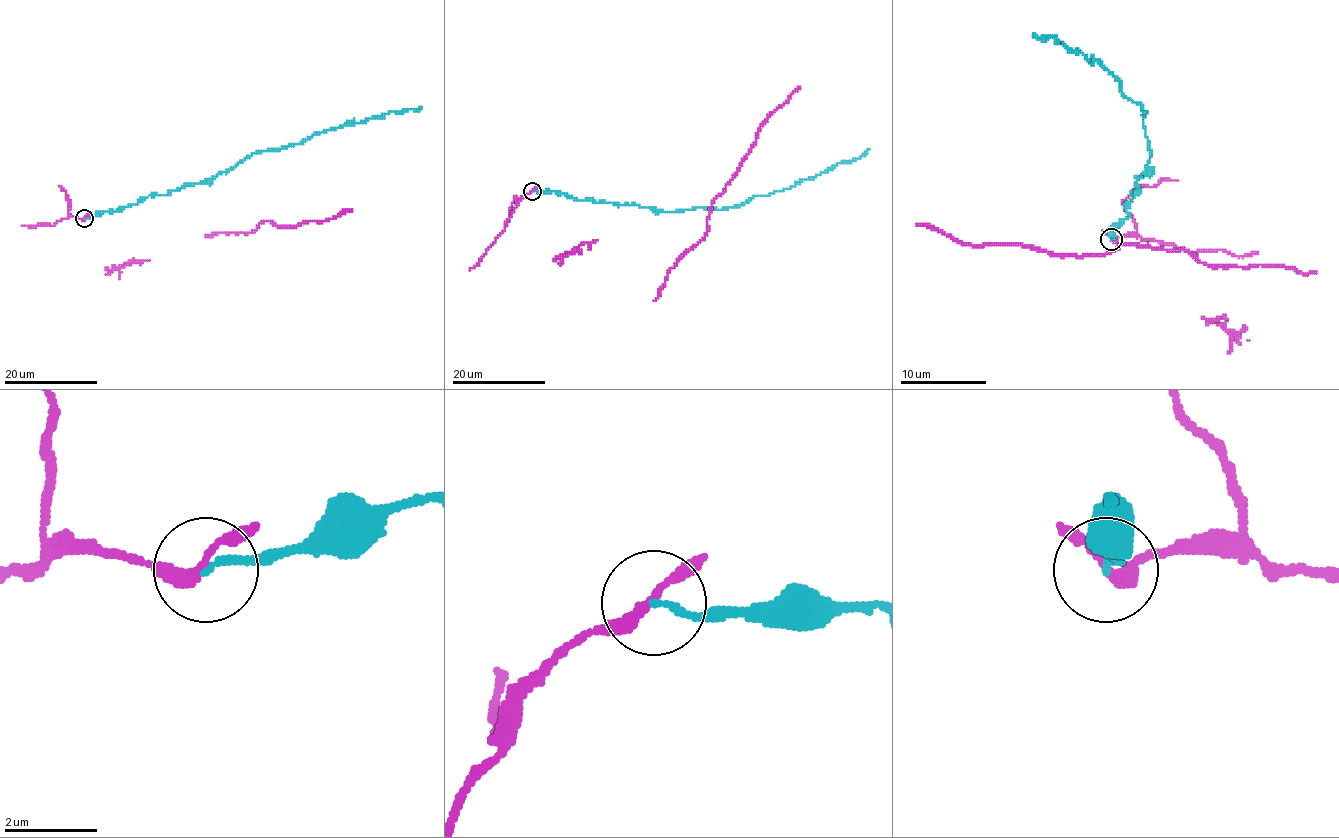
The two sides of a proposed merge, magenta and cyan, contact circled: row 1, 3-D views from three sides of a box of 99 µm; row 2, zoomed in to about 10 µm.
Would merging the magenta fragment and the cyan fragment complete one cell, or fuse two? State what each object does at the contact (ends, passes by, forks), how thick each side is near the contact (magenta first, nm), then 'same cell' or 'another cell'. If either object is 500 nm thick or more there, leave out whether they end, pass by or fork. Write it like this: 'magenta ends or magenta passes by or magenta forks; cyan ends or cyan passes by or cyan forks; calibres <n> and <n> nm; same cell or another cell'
magenta passes by; cyan ends; calibres 220 and 150 nm; another cell

